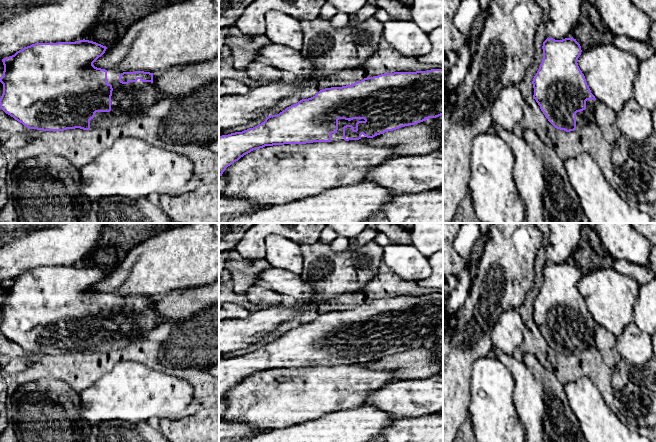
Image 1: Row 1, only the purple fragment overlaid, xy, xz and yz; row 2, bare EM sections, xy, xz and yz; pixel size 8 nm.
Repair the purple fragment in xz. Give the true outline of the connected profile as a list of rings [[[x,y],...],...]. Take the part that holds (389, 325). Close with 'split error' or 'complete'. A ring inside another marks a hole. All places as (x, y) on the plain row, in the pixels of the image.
[[[443,293],[384,297],[364,302],[352,309],[325,312],[313,321],[302,323],[298,327],[287,331],[277,339],[268,340],[264,346],[253,352],[219,360],[219,400],[222,400],[228,390],[244,379],[265,370],[368,364],[387,355],[415,349],[441,339],[443,339]]]; split error

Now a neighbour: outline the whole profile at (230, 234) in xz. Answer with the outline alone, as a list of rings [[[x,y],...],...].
[[[219,223],[219,252],[235,250],[243,235],[256,223]]]

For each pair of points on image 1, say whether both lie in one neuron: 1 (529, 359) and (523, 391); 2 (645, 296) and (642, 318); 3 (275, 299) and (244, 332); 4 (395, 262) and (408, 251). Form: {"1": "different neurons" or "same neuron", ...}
{"1": "different neurons", "2": "same neuron", "3": "different neurons", "4": "same neuron"}

